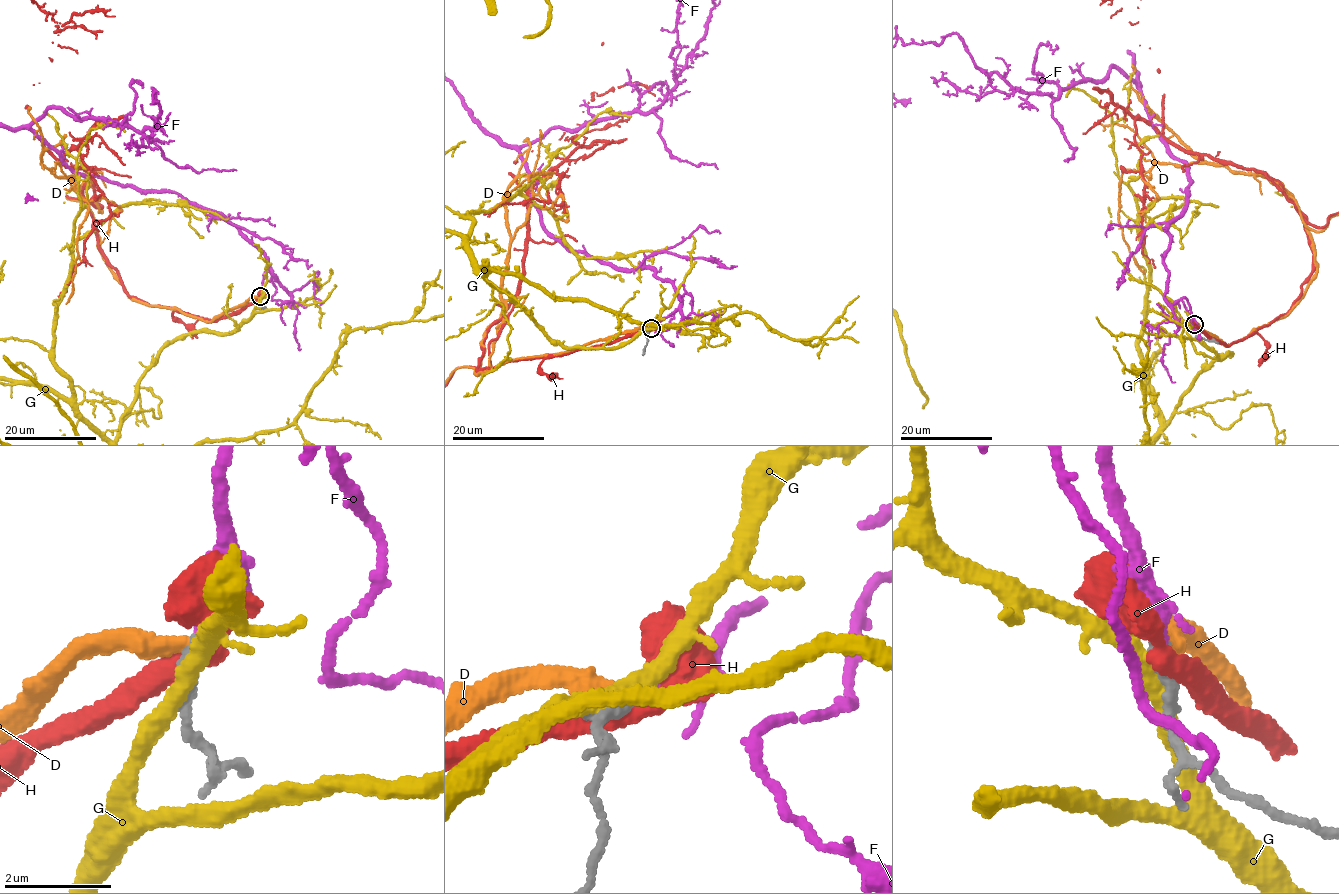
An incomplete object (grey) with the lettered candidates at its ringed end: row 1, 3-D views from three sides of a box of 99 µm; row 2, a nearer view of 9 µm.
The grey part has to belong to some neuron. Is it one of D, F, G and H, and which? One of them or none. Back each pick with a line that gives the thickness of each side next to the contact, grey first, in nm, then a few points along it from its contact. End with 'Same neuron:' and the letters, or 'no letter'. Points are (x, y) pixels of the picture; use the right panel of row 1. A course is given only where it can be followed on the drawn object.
F: Thickness 320 nm (grey) against 340 nm
Same neuron: F

